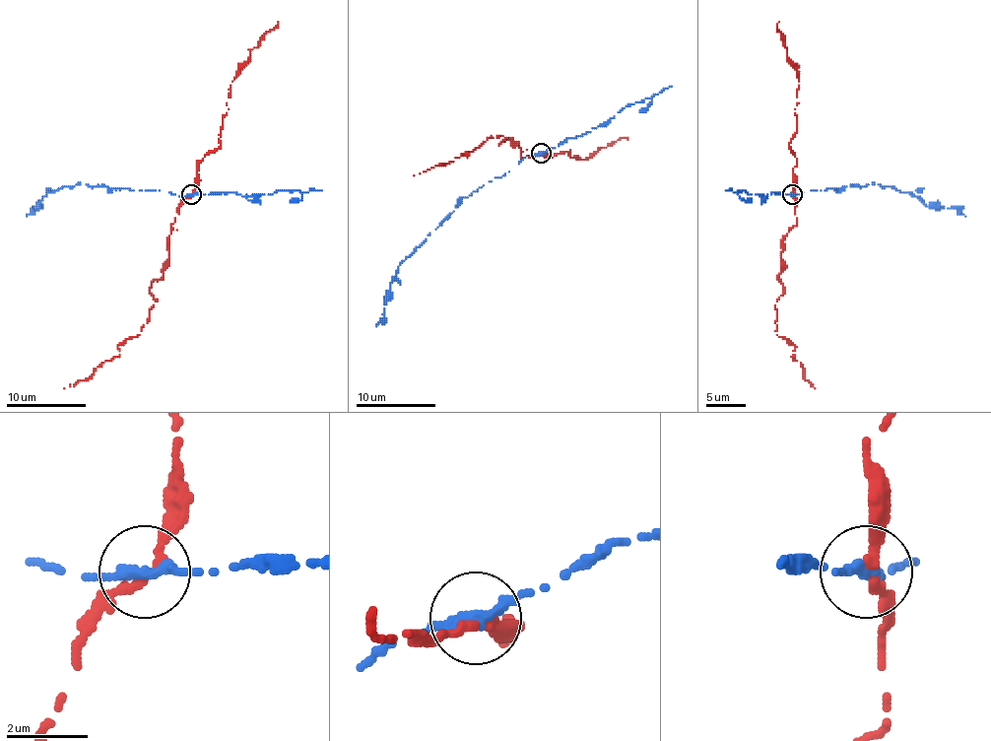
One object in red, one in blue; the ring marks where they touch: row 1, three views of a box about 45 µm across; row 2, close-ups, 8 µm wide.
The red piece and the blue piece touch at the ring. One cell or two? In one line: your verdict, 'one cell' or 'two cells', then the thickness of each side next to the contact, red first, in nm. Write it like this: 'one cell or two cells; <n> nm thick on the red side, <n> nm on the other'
two cells; 240 nm thick on the red side, 280 nm on the other

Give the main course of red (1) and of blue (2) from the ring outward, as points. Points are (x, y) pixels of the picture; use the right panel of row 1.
1: (793, 196), (797, 224), (783, 239), (783, 289), (775, 323), (777, 335), (795, 347), (793, 357), (815, 388)
2: (793, 194), (874, 184), (911, 192), (927, 206), (957, 208), (965, 216)

